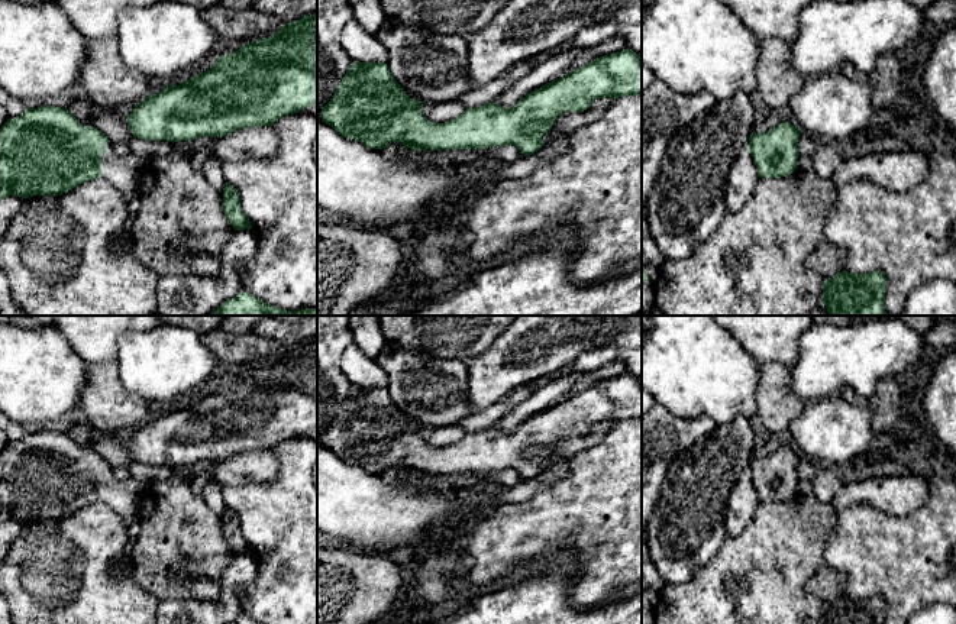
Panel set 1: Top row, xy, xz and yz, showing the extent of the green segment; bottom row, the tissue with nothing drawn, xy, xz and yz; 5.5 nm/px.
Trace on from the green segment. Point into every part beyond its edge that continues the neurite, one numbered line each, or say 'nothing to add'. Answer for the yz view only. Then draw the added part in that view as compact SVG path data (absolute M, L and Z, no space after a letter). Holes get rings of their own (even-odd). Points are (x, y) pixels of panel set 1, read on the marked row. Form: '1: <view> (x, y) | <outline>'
nothing to add

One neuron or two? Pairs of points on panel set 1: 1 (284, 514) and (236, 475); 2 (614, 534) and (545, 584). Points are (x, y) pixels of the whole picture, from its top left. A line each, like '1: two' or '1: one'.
1: two
2: two

